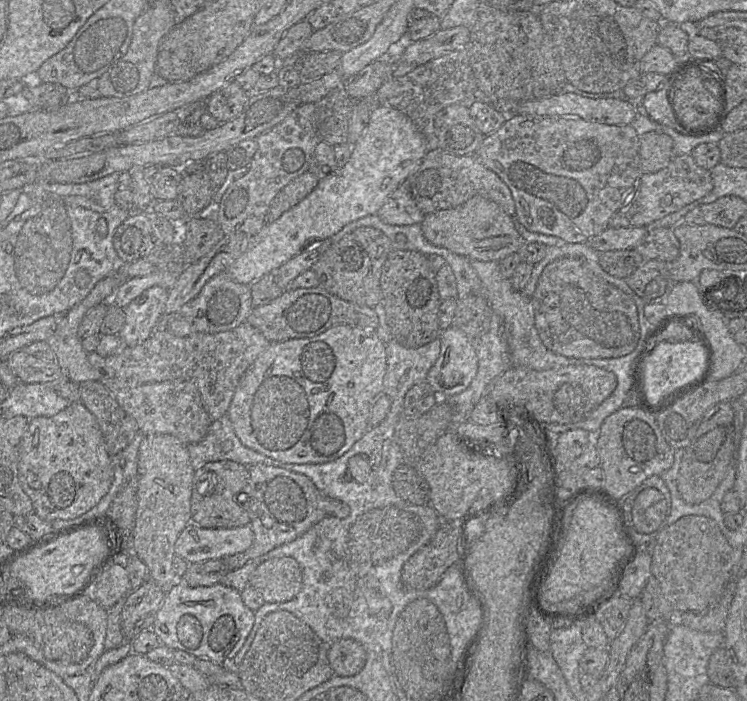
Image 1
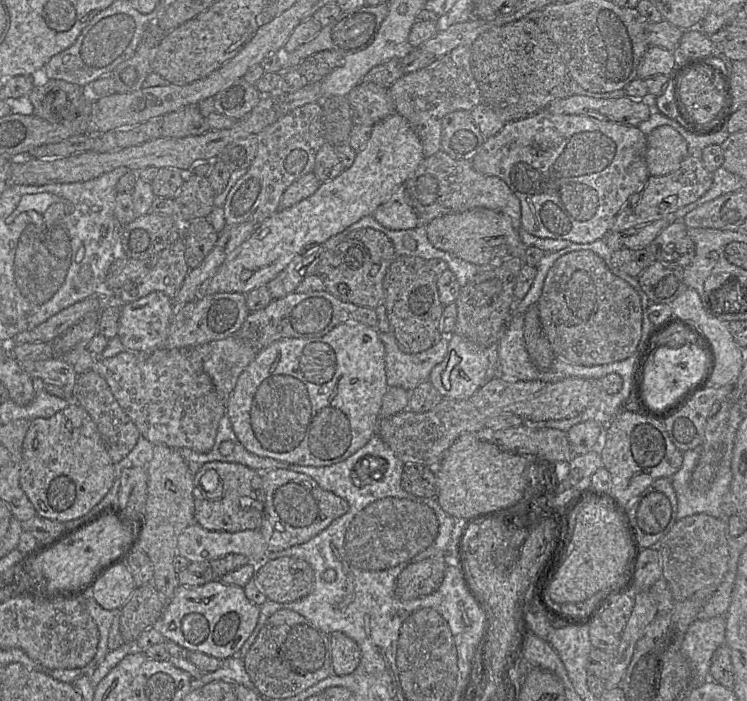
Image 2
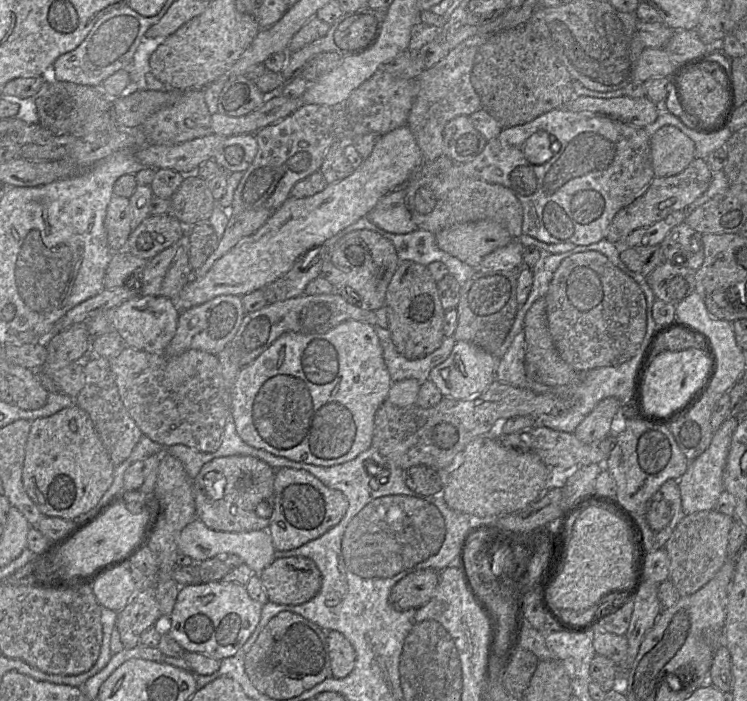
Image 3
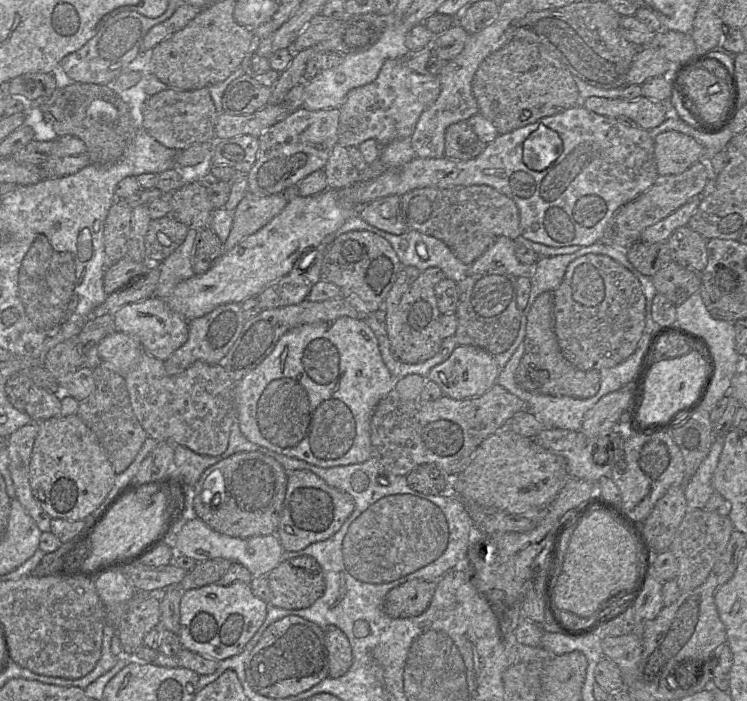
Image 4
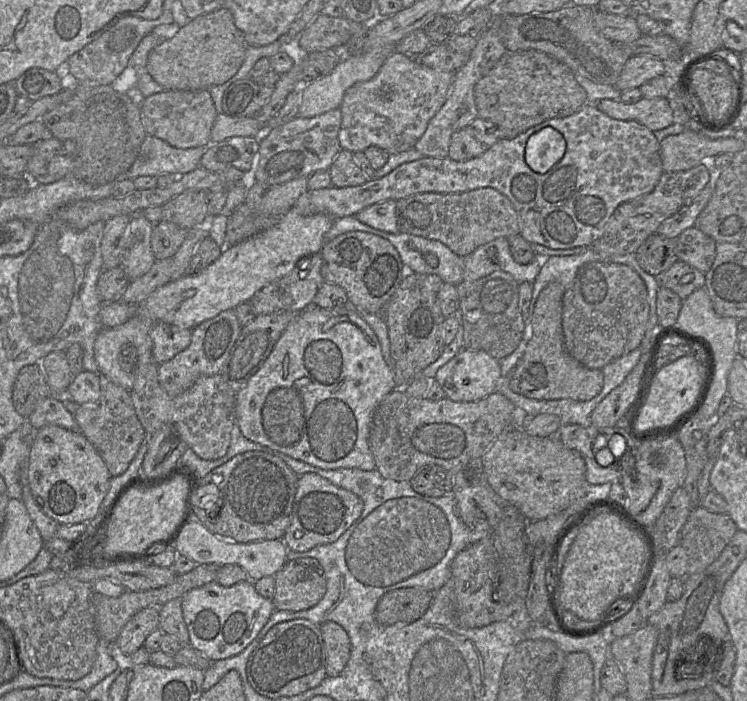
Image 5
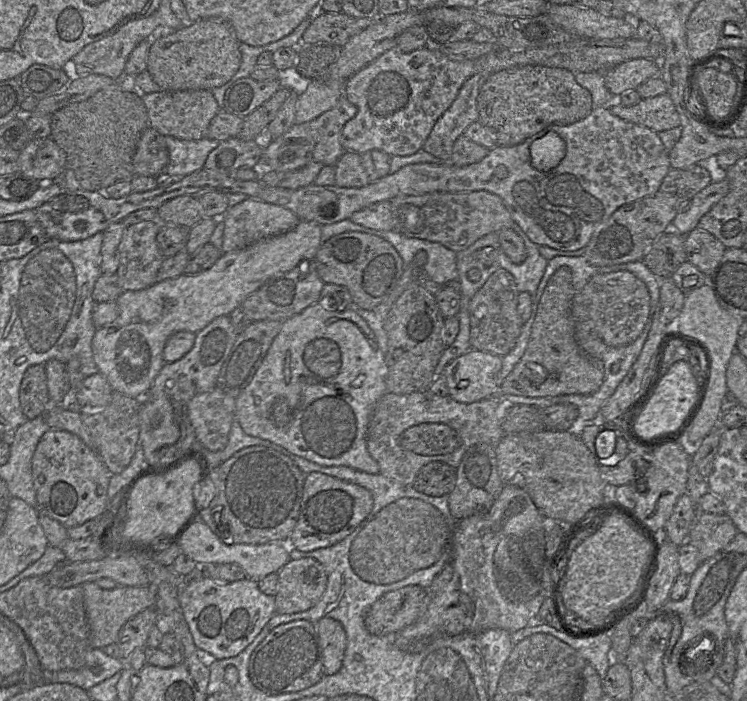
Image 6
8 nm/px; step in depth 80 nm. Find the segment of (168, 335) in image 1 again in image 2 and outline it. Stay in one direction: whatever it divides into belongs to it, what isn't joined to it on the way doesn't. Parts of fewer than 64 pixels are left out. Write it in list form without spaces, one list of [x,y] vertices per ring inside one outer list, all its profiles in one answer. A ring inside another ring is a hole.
[[[235,335],[195,347],[179,349],[195,349],[201,354],[203,370],[210,376],[219,400],[225,405],[238,377],[258,353]]]

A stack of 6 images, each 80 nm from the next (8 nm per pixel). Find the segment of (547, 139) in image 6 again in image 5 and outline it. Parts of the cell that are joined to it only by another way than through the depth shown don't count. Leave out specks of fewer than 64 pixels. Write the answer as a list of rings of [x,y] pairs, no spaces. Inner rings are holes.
[[[536,127],[525,139],[525,161],[536,173],[545,173],[554,167],[563,158],[565,151],[563,135],[552,128]]]

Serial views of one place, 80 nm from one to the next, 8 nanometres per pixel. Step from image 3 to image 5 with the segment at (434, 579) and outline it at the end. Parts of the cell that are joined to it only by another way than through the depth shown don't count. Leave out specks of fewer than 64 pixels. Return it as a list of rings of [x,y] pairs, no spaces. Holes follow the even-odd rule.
[[[416,587],[391,590],[378,601],[374,619],[382,626],[414,622],[425,614],[433,597],[434,593]]]

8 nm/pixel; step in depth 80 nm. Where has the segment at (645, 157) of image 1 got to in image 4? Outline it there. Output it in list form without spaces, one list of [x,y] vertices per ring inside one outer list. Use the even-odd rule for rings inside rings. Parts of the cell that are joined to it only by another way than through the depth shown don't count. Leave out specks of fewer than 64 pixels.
[[[665,131],[654,139],[658,175],[678,175],[705,158],[705,149],[693,137],[678,131]]]

